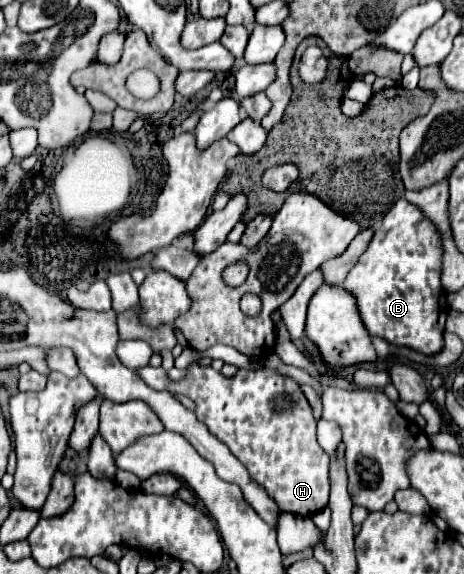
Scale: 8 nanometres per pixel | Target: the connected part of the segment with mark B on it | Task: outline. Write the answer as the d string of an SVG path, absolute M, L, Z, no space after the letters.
M404 199L388 211L382 223L374 229L368 249L362 253L358 265L348 273L342 287L356 297L360 319L364 321L370 337L382 337L392 345L408 347L424 355L436 355L444 349L442 335L448 309L446 293L440 283L440 235L434 225Z

